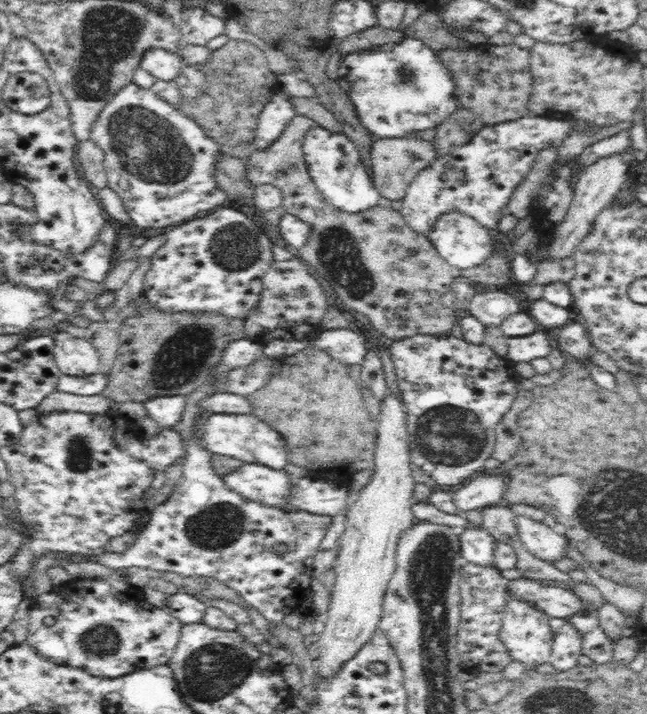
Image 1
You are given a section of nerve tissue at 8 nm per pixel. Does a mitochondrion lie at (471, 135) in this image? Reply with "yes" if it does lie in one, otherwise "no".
no

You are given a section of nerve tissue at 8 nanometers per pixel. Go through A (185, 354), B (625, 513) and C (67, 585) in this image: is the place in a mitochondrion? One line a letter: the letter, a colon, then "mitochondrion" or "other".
A: mitochondrion
B: mitochondrion
C: other

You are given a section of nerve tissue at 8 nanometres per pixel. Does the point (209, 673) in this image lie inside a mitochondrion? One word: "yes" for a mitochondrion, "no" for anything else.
yes

